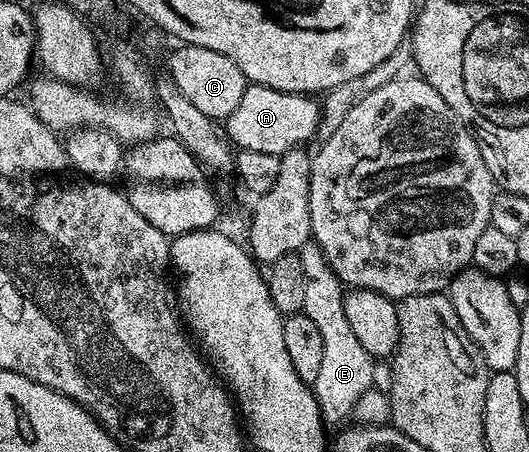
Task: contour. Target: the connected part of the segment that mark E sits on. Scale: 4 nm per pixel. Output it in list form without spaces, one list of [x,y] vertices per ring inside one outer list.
[[[308,241],[300,249],[300,261],[305,275],[304,313],[313,319],[321,331],[325,352],[322,353],[321,369],[312,385],[316,401],[319,402],[320,414],[325,423],[332,424],[347,418],[366,391],[373,387],[374,358],[363,349],[362,342],[354,335],[350,322],[346,319],[343,300],[344,288],[326,262],[326,256],[315,241]]]

